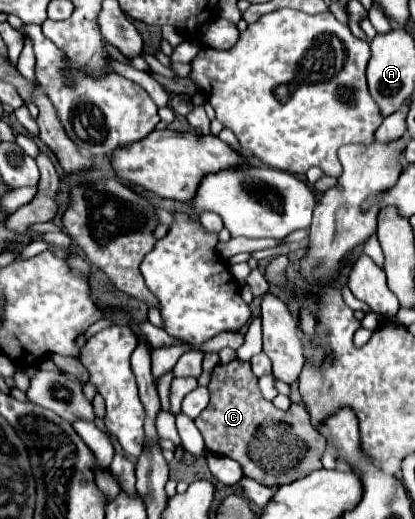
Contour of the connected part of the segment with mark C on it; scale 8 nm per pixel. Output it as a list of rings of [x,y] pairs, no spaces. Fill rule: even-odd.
[[[230,361],[228,365],[216,365],[212,379],[210,379],[210,405],[194,419],[198,431],[206,441],[206,449],[224,457],[230,457],[240,463],[242,473],[266,487],[280,487],[284,483],[292,483],[300,477],[310,475],[316,469],[322,469],[322,453],[326,451],[326,439],[318,435],[318,431],[310,423],[310,415],[306,407],[300,403],[292,403],[288,411],[280,411],[266,401],[256,385],[256,377],[250,371],[250,363],[244,361]]]

